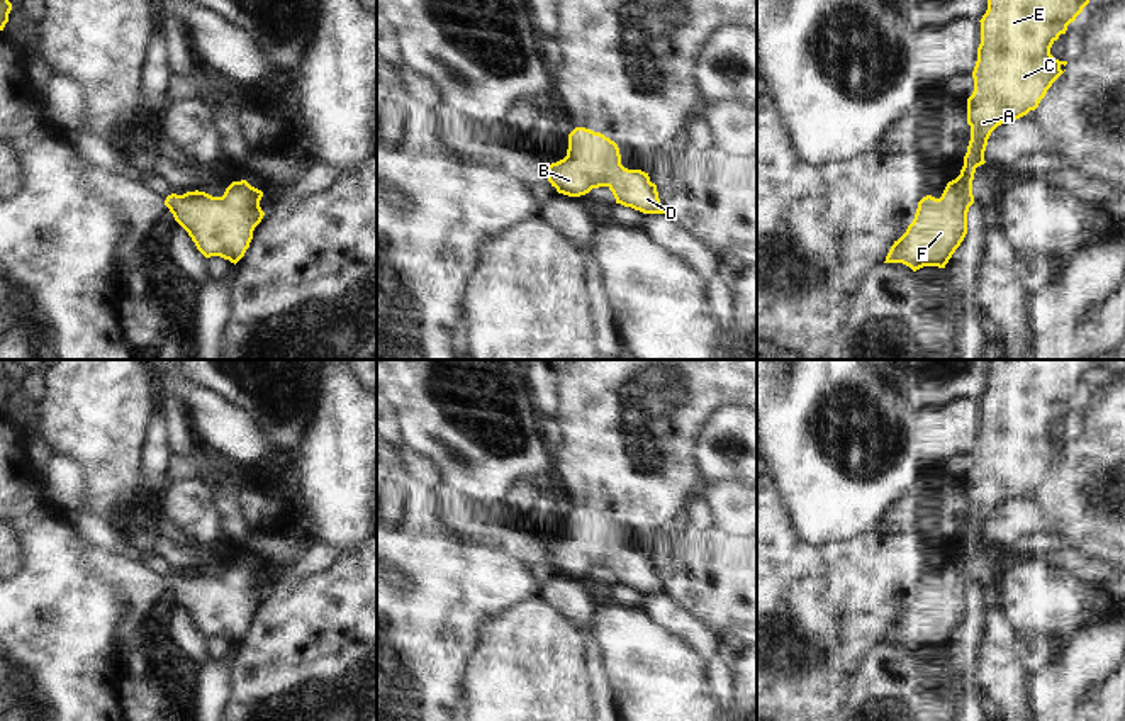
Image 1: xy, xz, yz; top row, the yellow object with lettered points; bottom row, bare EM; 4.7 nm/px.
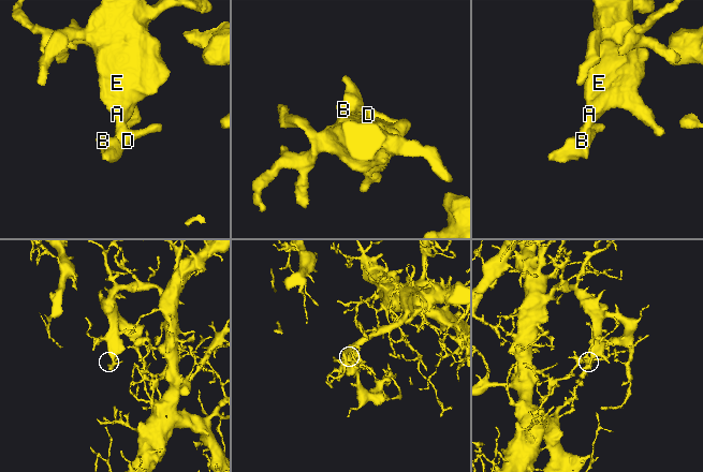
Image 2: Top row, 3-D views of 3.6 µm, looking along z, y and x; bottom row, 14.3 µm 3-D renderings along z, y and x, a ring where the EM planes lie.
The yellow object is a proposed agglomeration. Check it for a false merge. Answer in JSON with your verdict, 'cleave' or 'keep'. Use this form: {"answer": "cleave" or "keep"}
{"answer": "keep"}

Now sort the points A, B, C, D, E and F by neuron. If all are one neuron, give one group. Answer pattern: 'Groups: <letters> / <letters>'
Groups: A B C D E F.

